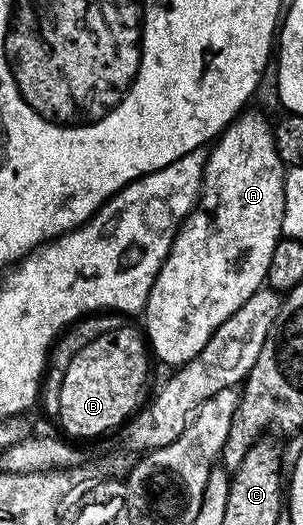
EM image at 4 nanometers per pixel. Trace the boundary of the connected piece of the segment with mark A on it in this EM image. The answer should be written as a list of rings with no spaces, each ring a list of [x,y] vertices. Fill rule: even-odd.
[[[243,110],[209,148],[198,203],[190,216],[182,220],[172,249],[148,293],[144,334],[153,358],[167,363],[170,369],[192,361],[192,357],[208,345],[208,337],[212,337],[212,333],[216,333],[216,329],[220,329],[220,325],[224,325],[224,321],[228,321],[252,293],[263,290],[268,265],[272,262],[272,249],[276,249],[279,239],[283,238],[286,171],[276,149],[271,120],[250,110]]]

